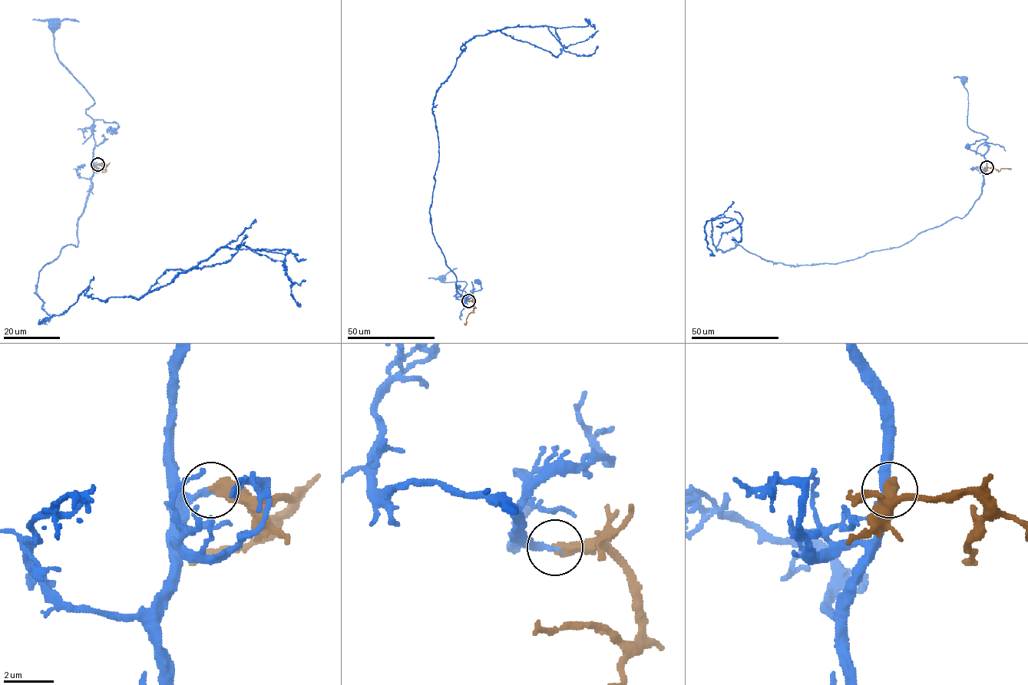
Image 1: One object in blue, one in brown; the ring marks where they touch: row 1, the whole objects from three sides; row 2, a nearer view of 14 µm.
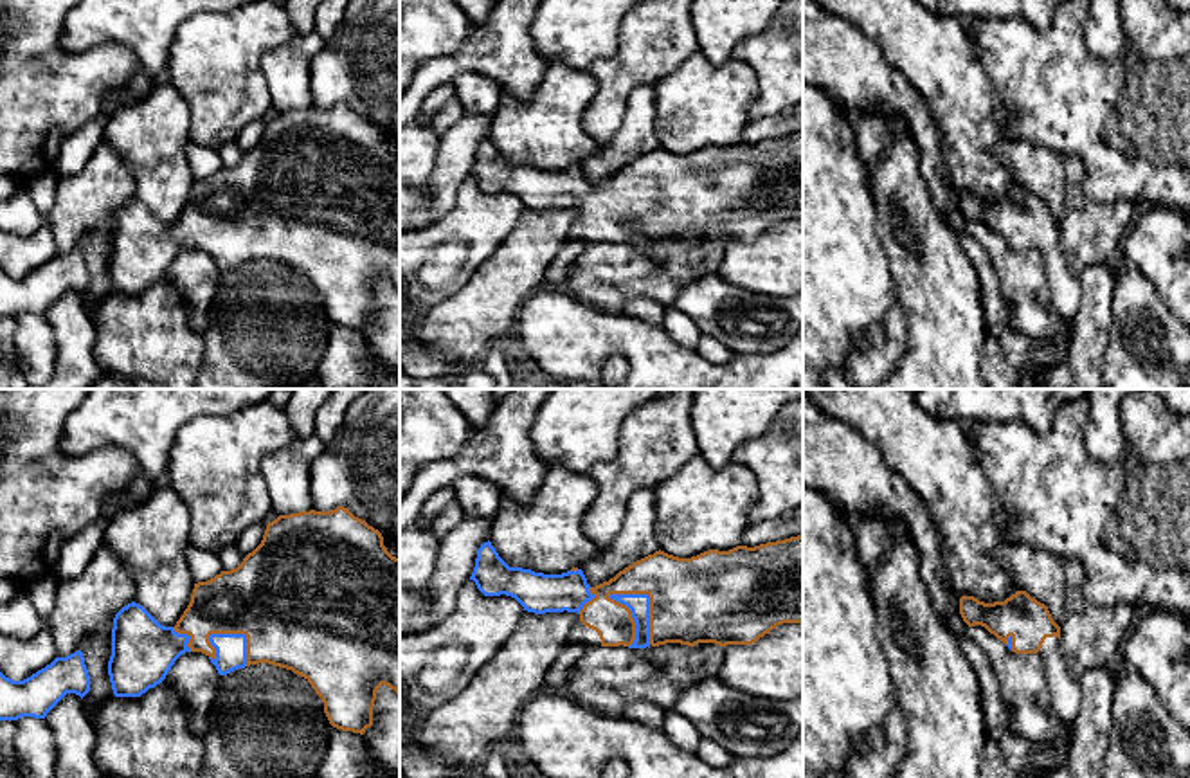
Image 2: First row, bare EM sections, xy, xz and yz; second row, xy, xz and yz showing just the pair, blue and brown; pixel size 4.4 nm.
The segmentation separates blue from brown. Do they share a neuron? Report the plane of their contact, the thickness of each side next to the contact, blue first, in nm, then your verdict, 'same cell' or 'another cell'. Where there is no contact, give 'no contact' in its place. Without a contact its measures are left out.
meets blue in xz; 100 nm thick on the blue side, 340 nm on the other; another cell

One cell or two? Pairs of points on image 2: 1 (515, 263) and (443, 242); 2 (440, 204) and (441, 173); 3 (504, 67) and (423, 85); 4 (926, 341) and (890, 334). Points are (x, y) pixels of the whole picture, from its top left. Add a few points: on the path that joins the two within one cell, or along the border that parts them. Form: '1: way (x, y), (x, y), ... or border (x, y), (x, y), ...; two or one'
1: border (515, 222), (503, 244), (461, 287); two
2: way (440, 197), (441, 180); one
3: way (485, 62), (458, 62), (443, 69); one
4: border (897, 305), (906, 323), (906, 353), (893, 370); two

